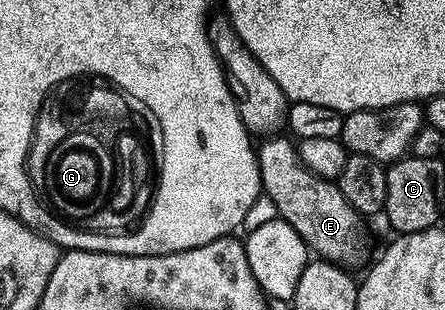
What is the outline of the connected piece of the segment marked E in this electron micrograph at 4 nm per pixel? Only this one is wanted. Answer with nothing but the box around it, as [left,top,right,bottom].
[257,136,366,268]

